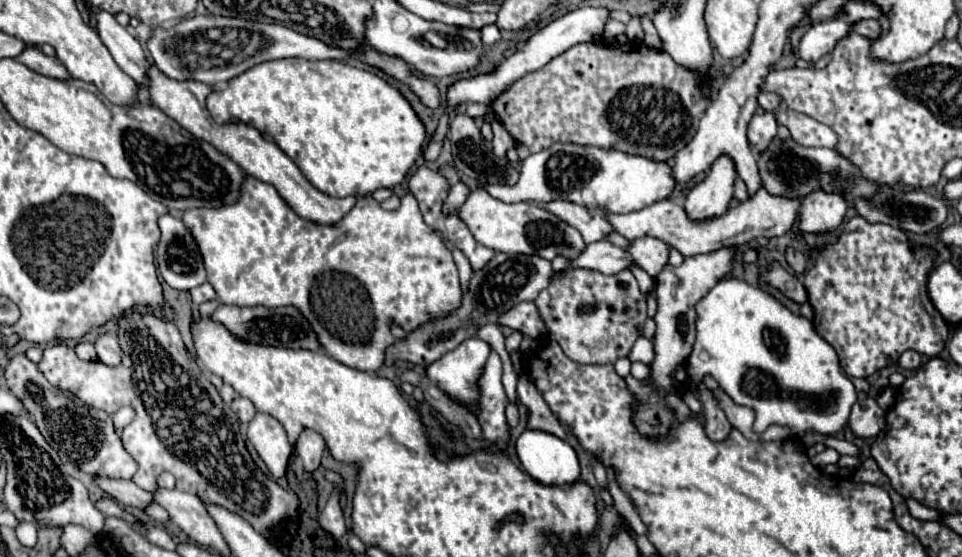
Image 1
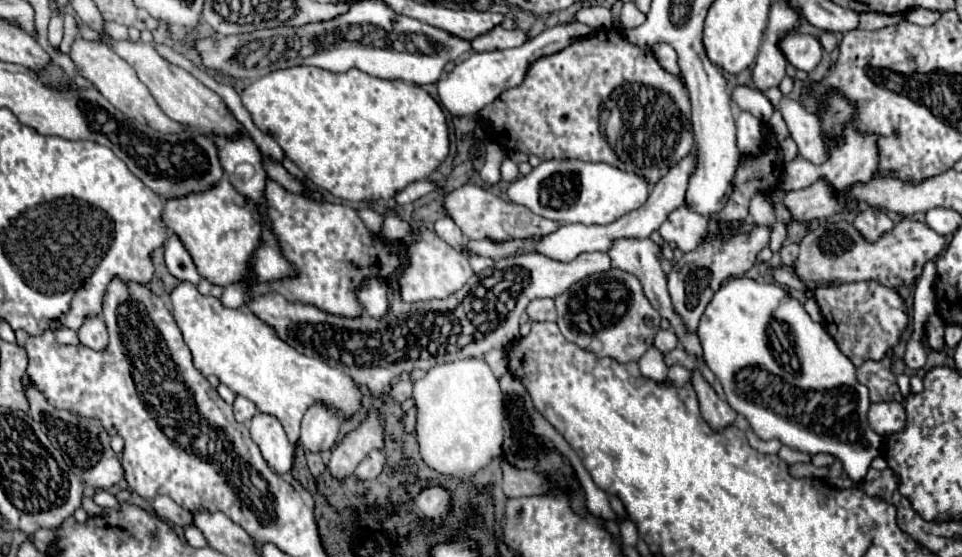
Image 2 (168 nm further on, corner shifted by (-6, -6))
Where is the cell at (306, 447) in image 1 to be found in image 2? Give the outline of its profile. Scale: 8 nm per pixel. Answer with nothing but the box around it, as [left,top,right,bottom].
[301,403,343,451]

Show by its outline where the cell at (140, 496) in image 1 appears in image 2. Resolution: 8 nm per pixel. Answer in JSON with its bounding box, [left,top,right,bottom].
[151,497,193,527]

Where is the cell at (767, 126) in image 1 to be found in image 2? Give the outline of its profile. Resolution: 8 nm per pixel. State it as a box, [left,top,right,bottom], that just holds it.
[735,111,763,155]

